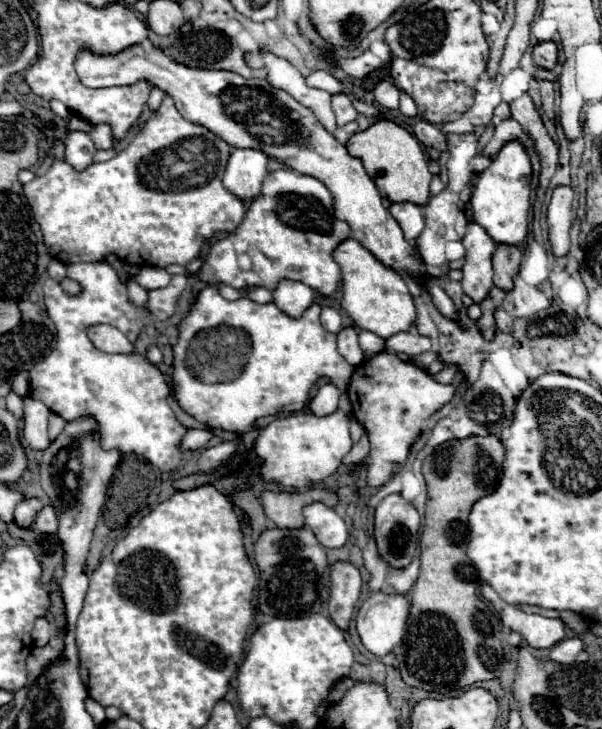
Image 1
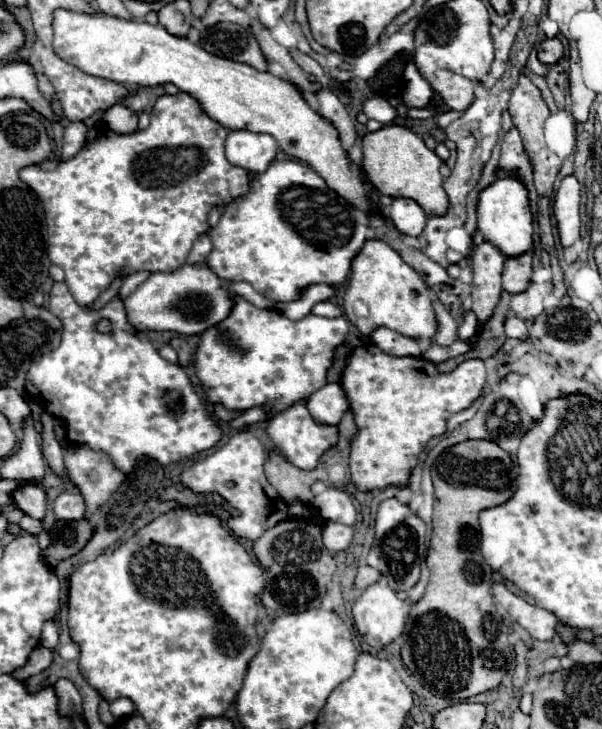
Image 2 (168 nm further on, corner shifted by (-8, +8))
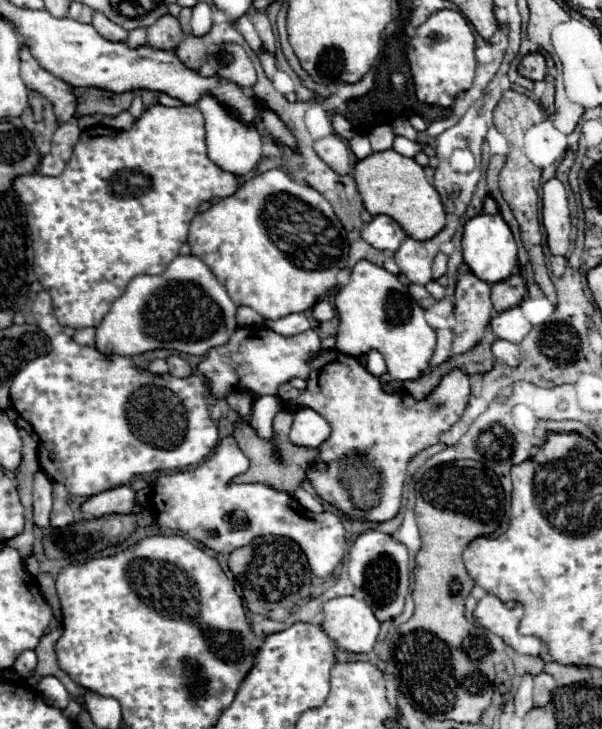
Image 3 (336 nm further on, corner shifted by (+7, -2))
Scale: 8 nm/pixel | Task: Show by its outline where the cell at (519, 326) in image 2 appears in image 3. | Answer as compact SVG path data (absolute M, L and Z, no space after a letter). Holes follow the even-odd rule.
M496 340L492 344L492 354L498 362L504 362L508 366L518 366L520 364L520 350L516 344L512 342L506 342L506 340Z

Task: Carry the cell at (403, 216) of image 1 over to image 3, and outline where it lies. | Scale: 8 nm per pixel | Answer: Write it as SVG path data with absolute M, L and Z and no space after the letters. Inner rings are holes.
M374 216L372 222L360 230L360 234L370 246L380 252L396 252L400 248L400 242L406 238L404 230L390 216Z

